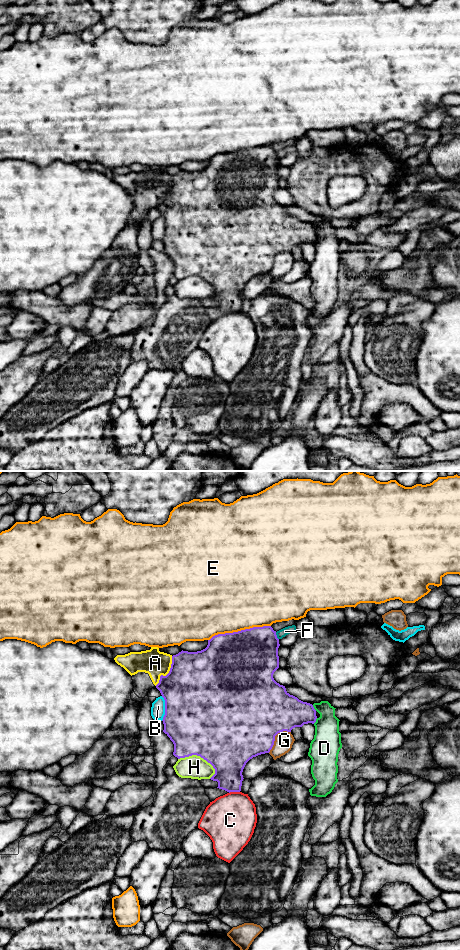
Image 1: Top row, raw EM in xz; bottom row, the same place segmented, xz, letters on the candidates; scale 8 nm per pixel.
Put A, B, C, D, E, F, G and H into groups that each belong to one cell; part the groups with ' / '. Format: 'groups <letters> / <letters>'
groups A / B / C / D / E / F / G / H

